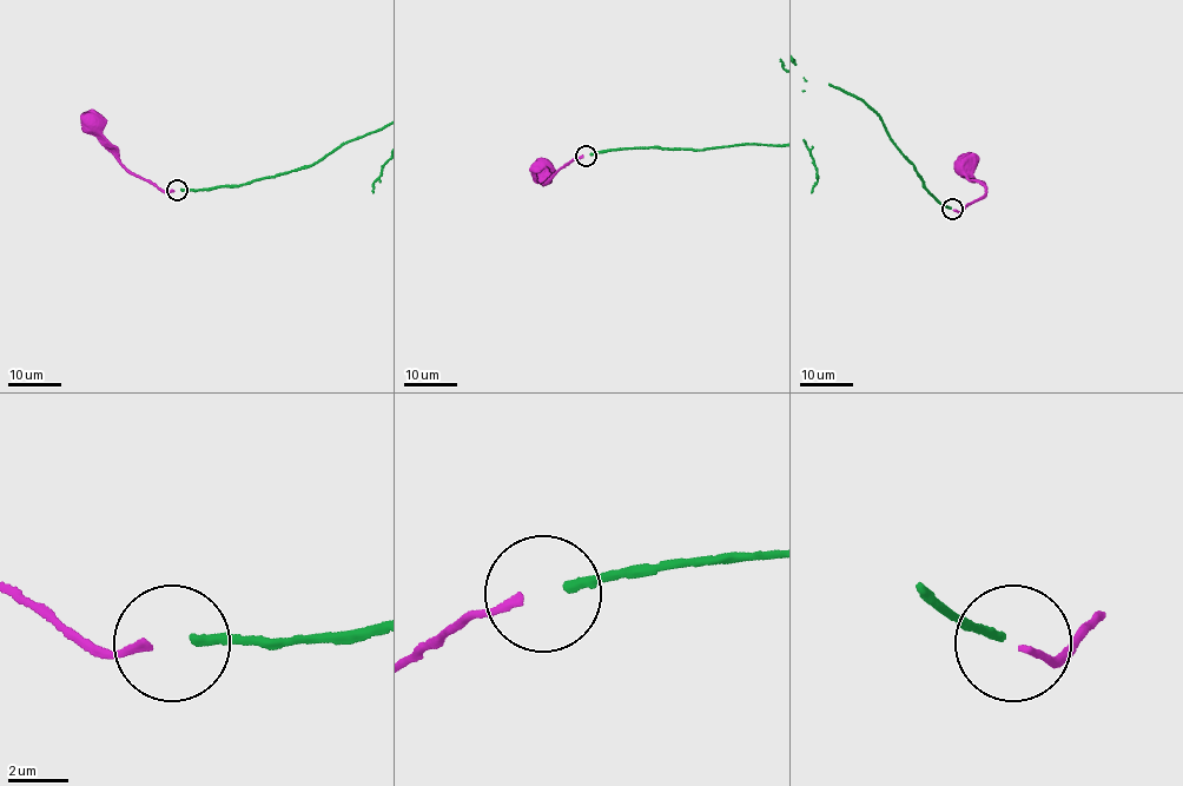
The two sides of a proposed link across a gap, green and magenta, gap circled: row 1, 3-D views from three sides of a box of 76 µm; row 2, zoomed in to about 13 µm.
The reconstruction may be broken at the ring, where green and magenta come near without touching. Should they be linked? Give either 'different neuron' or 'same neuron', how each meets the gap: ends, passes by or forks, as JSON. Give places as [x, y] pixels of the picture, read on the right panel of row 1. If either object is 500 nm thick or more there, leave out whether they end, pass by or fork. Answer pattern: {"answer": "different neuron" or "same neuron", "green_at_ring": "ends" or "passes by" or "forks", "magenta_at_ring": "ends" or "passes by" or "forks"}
{"answer": "same neuron", "green_at_ring": "ends", "magenta_at_ring": "ends"}

